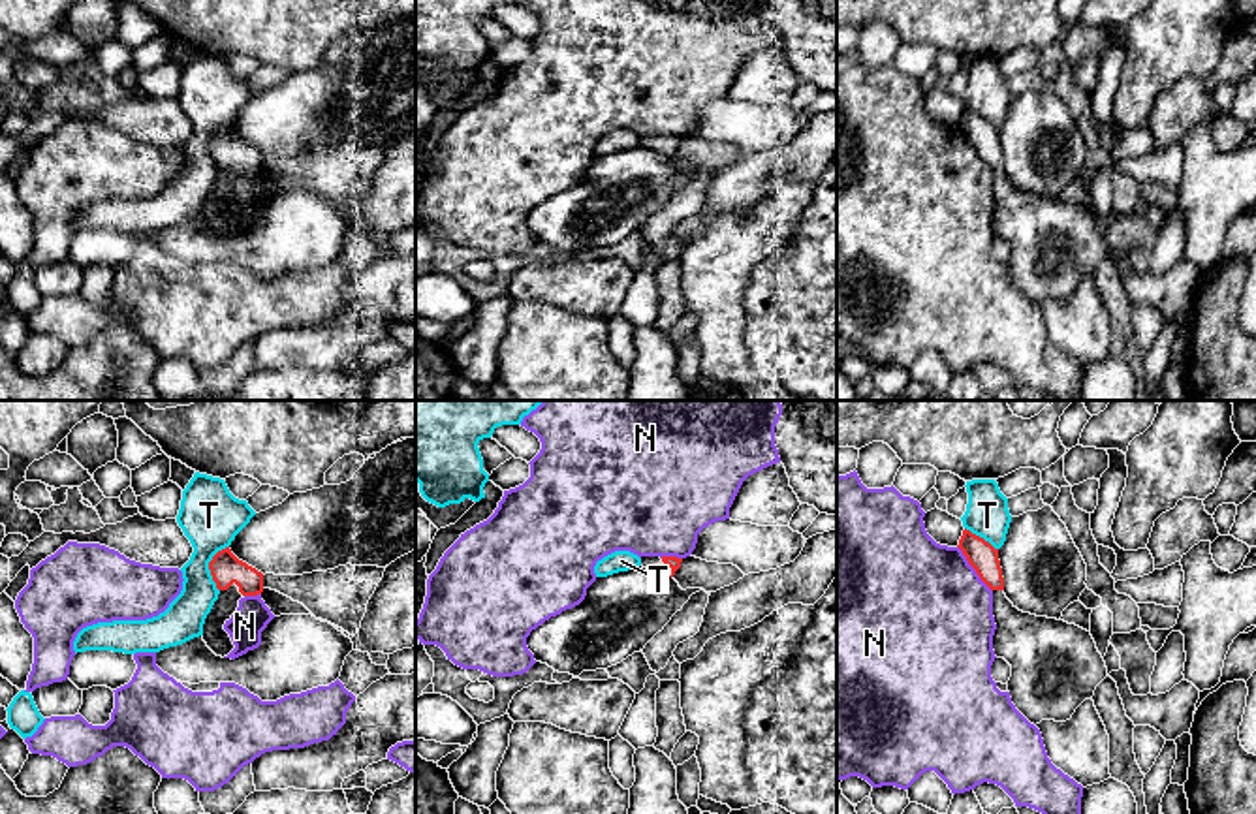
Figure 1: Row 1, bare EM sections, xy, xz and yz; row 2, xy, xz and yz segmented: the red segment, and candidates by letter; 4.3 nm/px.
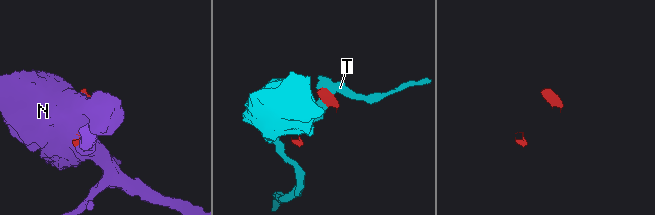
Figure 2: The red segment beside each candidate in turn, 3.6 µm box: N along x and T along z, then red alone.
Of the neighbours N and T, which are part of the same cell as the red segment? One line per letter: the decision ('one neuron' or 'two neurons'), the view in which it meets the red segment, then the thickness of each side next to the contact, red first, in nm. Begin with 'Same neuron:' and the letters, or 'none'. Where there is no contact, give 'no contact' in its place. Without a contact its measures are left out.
Same neuron: none
N: two neurons | yz | 120/500 nm
T: two neurons | xy | 140/260 nm

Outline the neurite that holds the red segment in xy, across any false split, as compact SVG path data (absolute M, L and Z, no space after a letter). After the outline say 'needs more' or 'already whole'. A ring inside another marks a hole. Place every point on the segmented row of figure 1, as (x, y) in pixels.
M229 547L212 556L209 570L220 594L205 618L203 641L216 656L224 658L235 649L224 624L237 611L241 598L263 592L263 573L239 560Z; needs more

